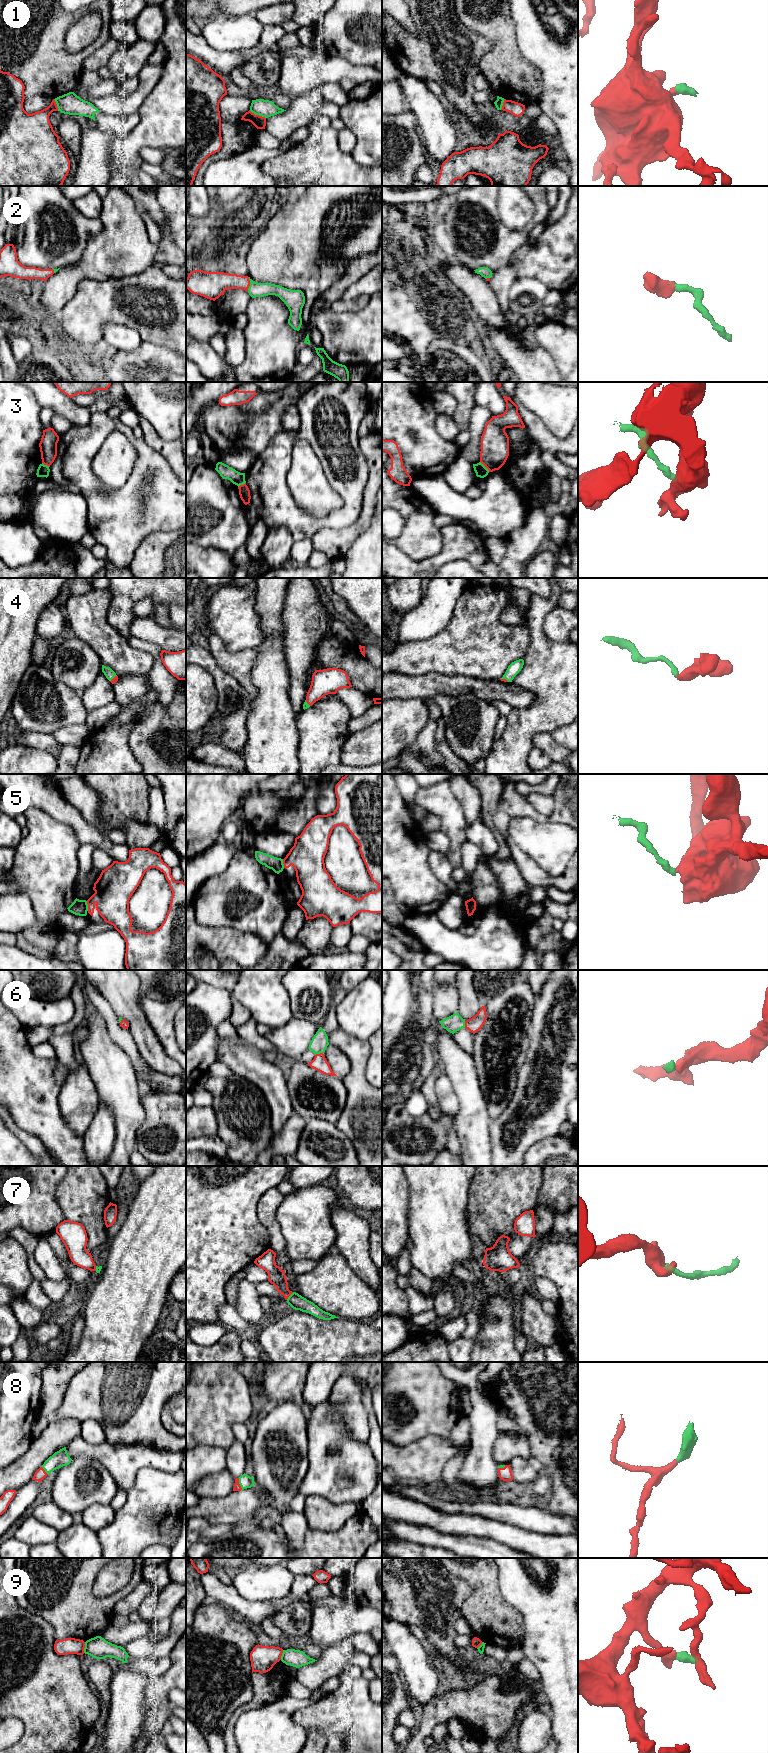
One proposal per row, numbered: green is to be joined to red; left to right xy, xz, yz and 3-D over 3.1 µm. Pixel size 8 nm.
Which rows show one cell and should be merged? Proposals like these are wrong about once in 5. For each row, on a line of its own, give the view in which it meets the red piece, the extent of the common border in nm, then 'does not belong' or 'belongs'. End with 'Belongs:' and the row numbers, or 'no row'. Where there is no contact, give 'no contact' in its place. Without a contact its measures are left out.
1: meets red in xz; contact 150 nm long; does not belong
2: meets red in xz; contact 110 nm long; belongs
3: meets red in yz; contact 120 nm long; does not belong
4: meets red in yz; contact 80 nm long; belongs
5: meets red in xy; contact 80 nm long; belongs
6: meets red in xz; contact 70 nm long; belongs
7: meets red in xz; contact 90 nm long; belongs
8: meets red in xz; contact 100 nm long; belongs
9: meets red in xy; contact 90 nm long; does not belong
Belongs: 2, 4, 5, 6, 7, 8

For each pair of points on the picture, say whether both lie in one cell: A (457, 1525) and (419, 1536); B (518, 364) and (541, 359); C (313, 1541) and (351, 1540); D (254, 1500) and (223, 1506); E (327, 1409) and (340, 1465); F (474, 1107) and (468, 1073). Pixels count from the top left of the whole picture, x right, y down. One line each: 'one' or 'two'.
A: two
B: one
C: one
D: one
E: one
F: one

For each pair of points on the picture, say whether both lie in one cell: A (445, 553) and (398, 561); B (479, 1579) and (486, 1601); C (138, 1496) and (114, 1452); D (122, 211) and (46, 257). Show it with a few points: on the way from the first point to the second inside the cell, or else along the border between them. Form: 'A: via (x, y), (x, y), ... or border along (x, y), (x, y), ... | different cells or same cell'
A: via (433, 564), (430, 566), (410, 566) | same cell
B: via (484, 1584), (486, 1596) | same cell
C: border along (146, 1466), (138, 1471), (134, 1484), (126, 1491) | different cells
D: border along (99, 217), (102, 229), (87, 242) | different cells

